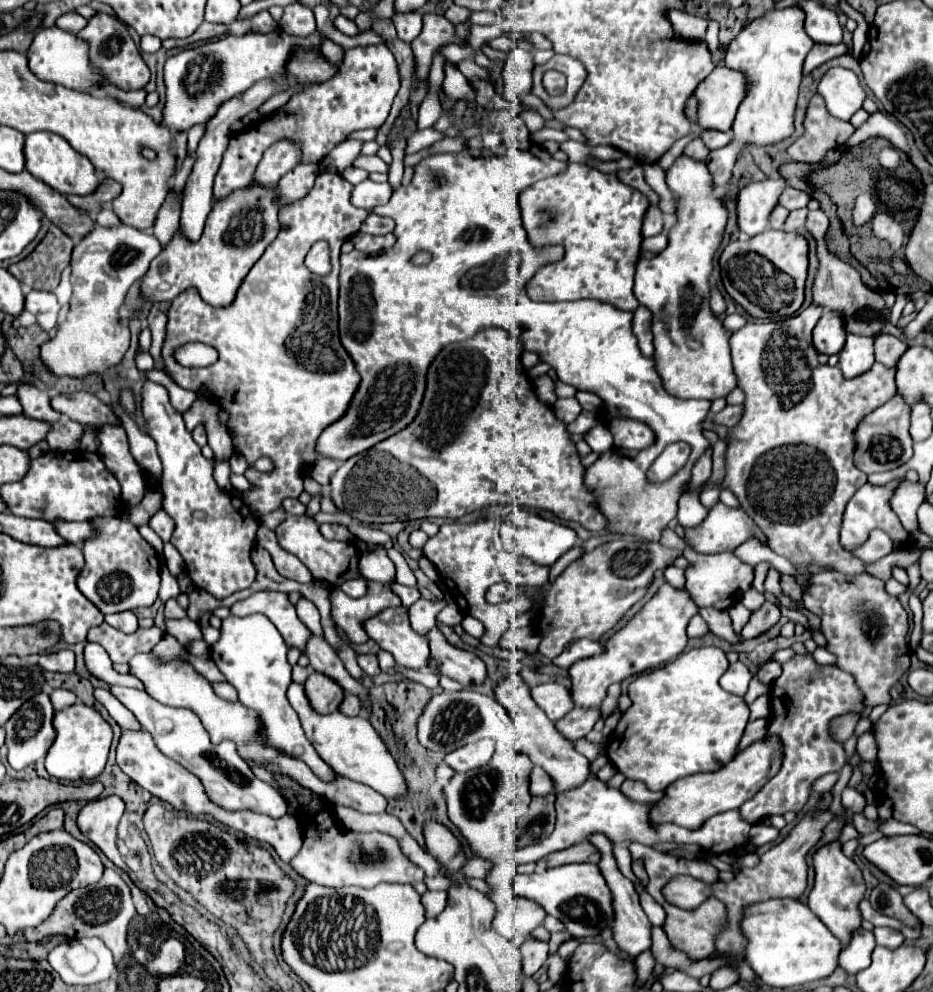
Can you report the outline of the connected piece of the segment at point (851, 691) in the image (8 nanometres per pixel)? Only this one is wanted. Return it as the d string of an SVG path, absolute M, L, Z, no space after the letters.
M797 654L793 660L783 664L783 674L773 682L771 704L773 712L767 734L781 736L785 744L785 758L779 774L771 778L755 794L755 798L739 808L751 824L773 814L801 812L811 796L813 782L823 774L841 770L847 762L843 744L831 738L831 720L851 712L861 714L865 710L863 692L855 678L837 666L819 666L811 654Z

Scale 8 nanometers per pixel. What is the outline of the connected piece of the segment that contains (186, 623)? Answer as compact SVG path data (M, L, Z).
M188 617L180 620L165 619L165 626L166 632L174 636L182 645L193 640L203 640L198 623Z

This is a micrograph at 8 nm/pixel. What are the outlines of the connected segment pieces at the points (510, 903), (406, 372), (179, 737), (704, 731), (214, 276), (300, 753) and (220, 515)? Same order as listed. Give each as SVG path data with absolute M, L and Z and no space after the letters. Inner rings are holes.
M511 752L505 756L495 754L493 760L471 772L459 772L445 786L449 820L461 830L461 834L471 844L471 850L493 862L493 868L487 876L487 882L493 886L493 894L489 896L497 906L495 916L495 932L509 938L515 946L519 946L531 930L535 930L543 918L545 910L527 898L519 898L513 892L513 876L515 876L515 822L527 812L531 802L529 792L529 774L535 768L529 756L523 752Z
M511 146L511 150L505 152L503 156L489 156L489 158L471 156L469 150L455 154L435 154L421 160L415 166L415 174L409 186L401 186L391 194L391 200L387 204L375 206L371 210L375 214L395 220L393 234L397 242L383 254L365 256L363 252L357 250L341 254L339 332L345 350L351 354L361 374L361 388L359 388L359 402L351 404L341 420L337 420L335 424L327 426L321 432L317 440L317 452L321 456L345 462L347 458L363 450L369 450L377 442L383 442L385 438L401 432L415 420L419 412L427 384L427 370L433 358L439 354L439 350L451 342L467 340L483 328L505 328L513 338L517 338L523 344L525 350L535 352L541 358L541 362L547 362L557 372L561 382L571 384L577 390L593 392L599 398L603 398L603 408L611 418L625 416L645 422L647 426L653 428L657 436L657 442L653 446L645 448L643 452L621 450L621 448L603 452L597 458L597 462L593 462L585 470L583 482L591 490L591 494L595 494L599 510L607 516L609 532L629 534L641 540L659 540L661 532L669 526L669 522L677 514L677 500L681 498L683 486L691 480L691 468L703 456L703 452L711 448L711 442L703 436L703 422L707 418L711 402L683 400L665 392L661 376L657 374L655 368L655 360L639 354L635 336L631 334L631 318L633 318L631 312L617 310L615 306L601 304L597 300L533 302L527 296L525 290L527 282L535 276L535 272L541 266L559 262L563 258L563 246L537 248L527 240L527 232L521 224L519 192L523 188L529 188L537 180L557 176L563 170L567 170L567 164L555 160L549 152L539 150L539 156L535 156L531 152L521 150L519 146ZM421 250L429 252L431 260L429 264L417 266L411 260Z
M111 686L111 692L123 706L127 706L137 716L141 726L153 736L155 744L163 754L167 754L183 768L191 770L197 778L201 778L207 794L211 794L211 798L219 806L229 810L253 810L271 818L281 818L287 814L285 798L251 772L251 768L239 758L233 742L221 742L219 746L211 744L209 734L195 712L187 708L163 706L161 702L155 702L147 692L137 688ZM229 778L235 778L235 782L231 782Z
M701 646L683 652L673 662L645 672L633 680L629 684L629 698L633 700L633 706L623 716L627 728L619 740L619 746L617 738L613 738L607 746L609 760L617 766L617 770L623 772L629 780L645 782L649 790L665 790L679 778L697 772L713 772L725 766L739 752L739 742L749 722L747 702L741 696L735 696L719 686L719 678L727 668L729 662L721 648Z
M237 190L231 198L215 202L199 242L183 242L183 238L175 234L163 252L151 262L151 270L145 274L141 286L145 298L151 302L173 300L187 288L197 288L201 298L211 306L233 304L243 278L279 232L279 210L273 204L273 198L275 190L247 190L247 194Z
M261 614L243 618L227 616L223 618L219 632L221 636L209 648L209 656L225 674L227 682L239 692L239 702L263 718L267 742L271 742L271 746L277 750L283 750L283 754L295 754L297 758L303 758L303 762L307 762L307 766L311 766L319 778L331 778L333 770L319 758L311 742L305 738L299 716L295 710L291 710L291 704L285 698L285 692L291 684L291 664L287 662L287 644L273 622Z
M145 380L141 392L141 410L163 462L163 510L175 522L171 544L181 552L185 570L189 572L193 584L217 598L225 598L237 590L249 588L255 580L255 566L249 554L255 544L259 522L241 498L223 492L215 484L213 462L203 458L201 448L191 438L183 418L169 404L165 386Z

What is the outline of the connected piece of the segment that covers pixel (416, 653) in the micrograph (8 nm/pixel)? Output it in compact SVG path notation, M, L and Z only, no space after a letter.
M405 606L381 610L377 616L365 620L363 628L371 640L393 654L399 666L415 670L423 670L423 666L427 666L427 640L411 628Z

